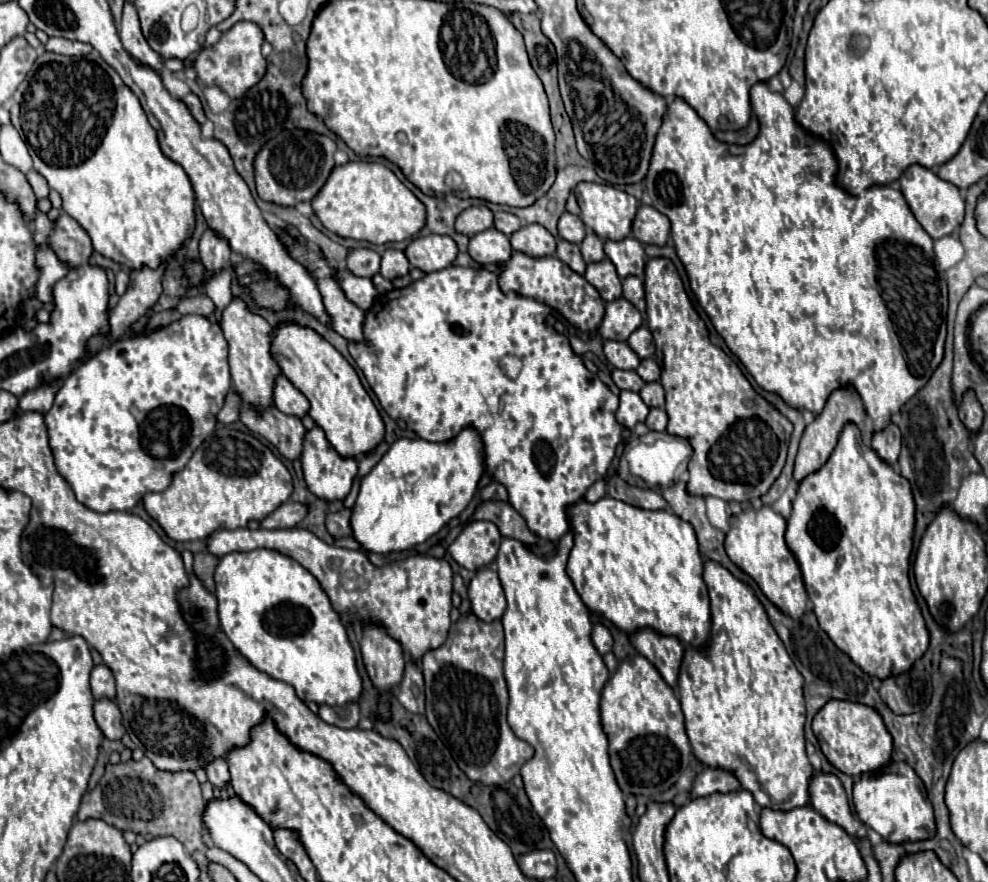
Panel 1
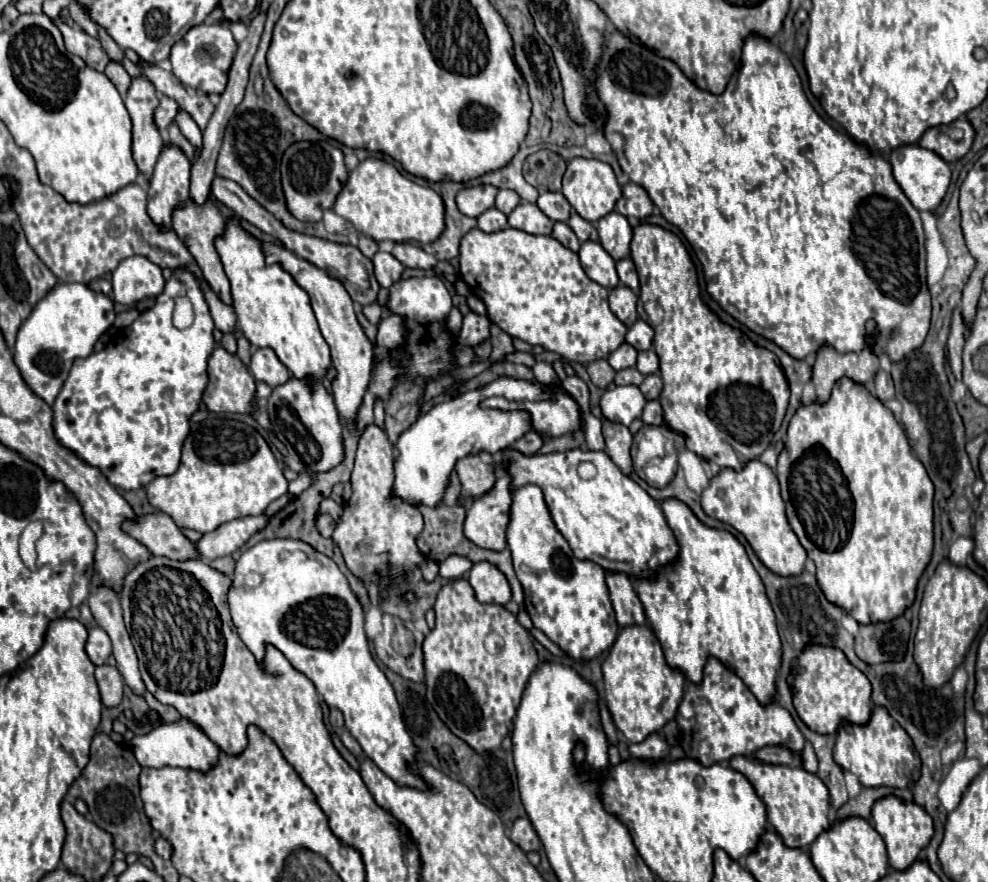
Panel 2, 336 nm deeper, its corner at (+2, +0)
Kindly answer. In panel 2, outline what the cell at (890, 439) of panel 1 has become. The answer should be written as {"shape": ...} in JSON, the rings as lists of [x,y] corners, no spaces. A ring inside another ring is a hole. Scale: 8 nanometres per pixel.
{"shape":[[[878,371],[876,379],[874,379],[874,397],[880,399],[882,403],[894,399],[894,385],[892,385],[892,377],[884,371]]]}

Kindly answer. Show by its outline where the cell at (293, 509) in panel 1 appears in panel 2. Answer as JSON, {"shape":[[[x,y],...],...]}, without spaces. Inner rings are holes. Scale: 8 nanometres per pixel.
{"shape":[[[262,513],[262,515],[256,515],[256,517],[242,517],[242,519],[224,523],[216,531],[206,533],[198,541],[198,551],[202,553],[202,557],[206,561],[232,555],[254,533],[258,533],[260,529],[264,529],[264,525],[268,525],[268,521],[270,521],[270,517]]]}

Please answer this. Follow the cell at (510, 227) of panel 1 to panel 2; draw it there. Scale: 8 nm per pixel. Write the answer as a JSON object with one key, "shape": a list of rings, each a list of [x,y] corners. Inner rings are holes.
{"shape":[[[510,189],[498,191],[498,195],[496,195],[496,205],[494,205],[496,209],[500,209],[504,215],[510,215],[516,205],[520,205],[520,197],[518,197],[514,191],[510,191]]]}

